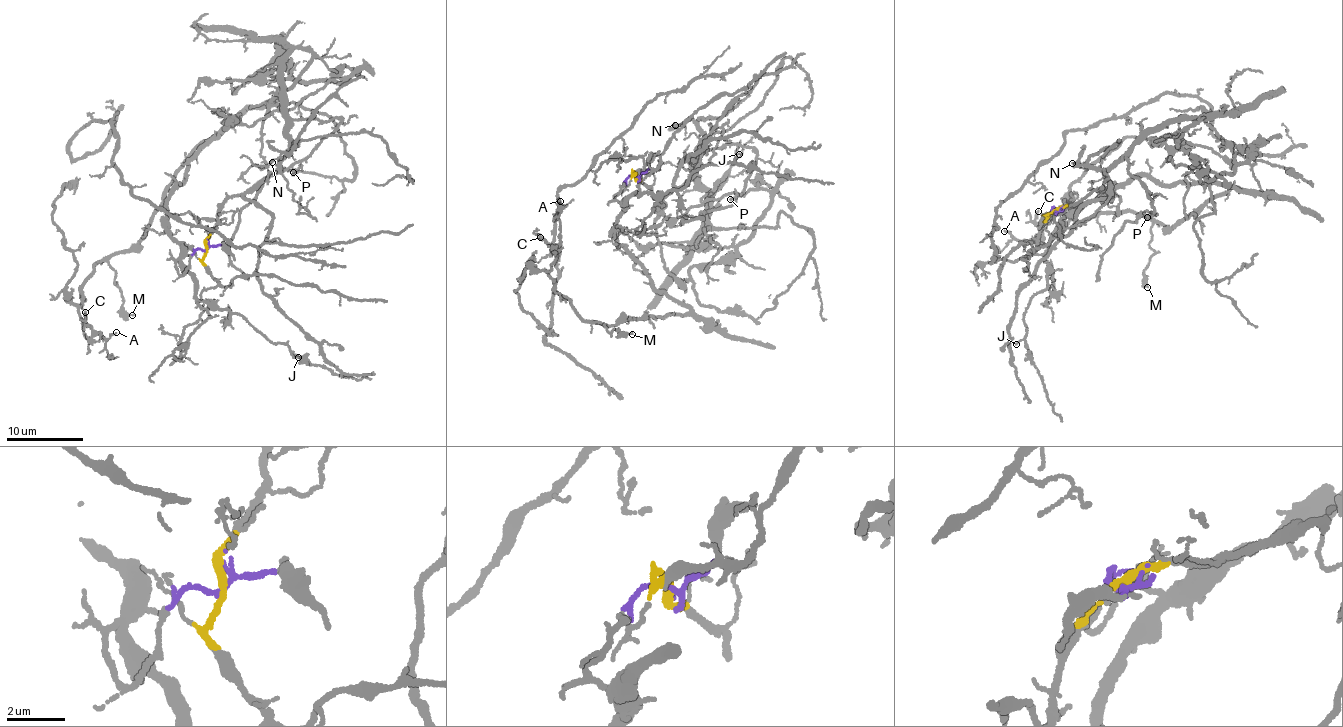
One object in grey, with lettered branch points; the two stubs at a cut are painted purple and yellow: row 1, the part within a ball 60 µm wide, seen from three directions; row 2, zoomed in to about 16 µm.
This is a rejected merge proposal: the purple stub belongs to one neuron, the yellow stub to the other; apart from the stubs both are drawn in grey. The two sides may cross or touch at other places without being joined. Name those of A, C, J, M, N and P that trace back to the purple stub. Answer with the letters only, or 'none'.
A, C, J, M

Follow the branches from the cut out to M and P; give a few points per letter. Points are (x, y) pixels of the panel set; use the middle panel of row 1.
M: (636, 175), (628, 175), (614, 199), (622, 207), (615, 242), (652, 286), (688, 311), (594, 323), (632, 334)
P: (636, 175), (661, 197), (686, 184), (699, 147), (735, 142), (757, 154), (756, 163), (730, 200)

